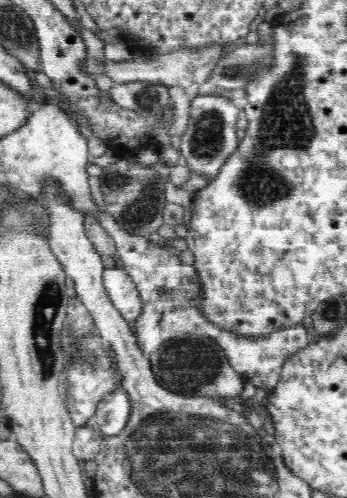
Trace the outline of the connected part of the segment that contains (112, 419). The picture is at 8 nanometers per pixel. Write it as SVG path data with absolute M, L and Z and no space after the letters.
M120 388L104 396L98 404L96 414L94 414L97 429L106 437L116 436L124 430L131 412L132 403L129 402L128 394Z

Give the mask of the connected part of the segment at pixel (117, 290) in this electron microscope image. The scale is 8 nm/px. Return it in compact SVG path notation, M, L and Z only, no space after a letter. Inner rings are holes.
M119 264L103 270L103 285L125 321L133 323L143 314L143 301L131 276Z

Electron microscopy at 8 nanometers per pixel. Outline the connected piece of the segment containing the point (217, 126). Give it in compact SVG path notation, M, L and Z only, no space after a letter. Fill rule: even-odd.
M211 92L198 94L193 98L190 107L190 118L186 130L178 137L180 154L184 156L187 168L212 180L227 161L227 158L238 148L236 122L242 109L238 109L230 99Z

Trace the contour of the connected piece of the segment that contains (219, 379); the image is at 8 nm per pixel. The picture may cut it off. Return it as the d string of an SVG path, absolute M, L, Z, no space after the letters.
M184 334L163 342L158 350L149 355L151 369L160 387L174 394L194 396L223 395L225 398L238 399L244 382L232 368L228 357L215 340L202 334Z

